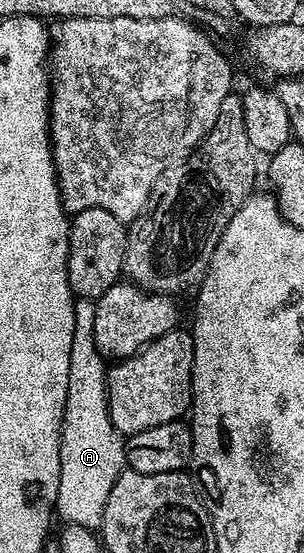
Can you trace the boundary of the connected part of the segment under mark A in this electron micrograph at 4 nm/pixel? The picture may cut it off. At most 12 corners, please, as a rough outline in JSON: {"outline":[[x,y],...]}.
{"outline":[[76,302],[54,514],[99,531],[126,468],[95,307]]}

